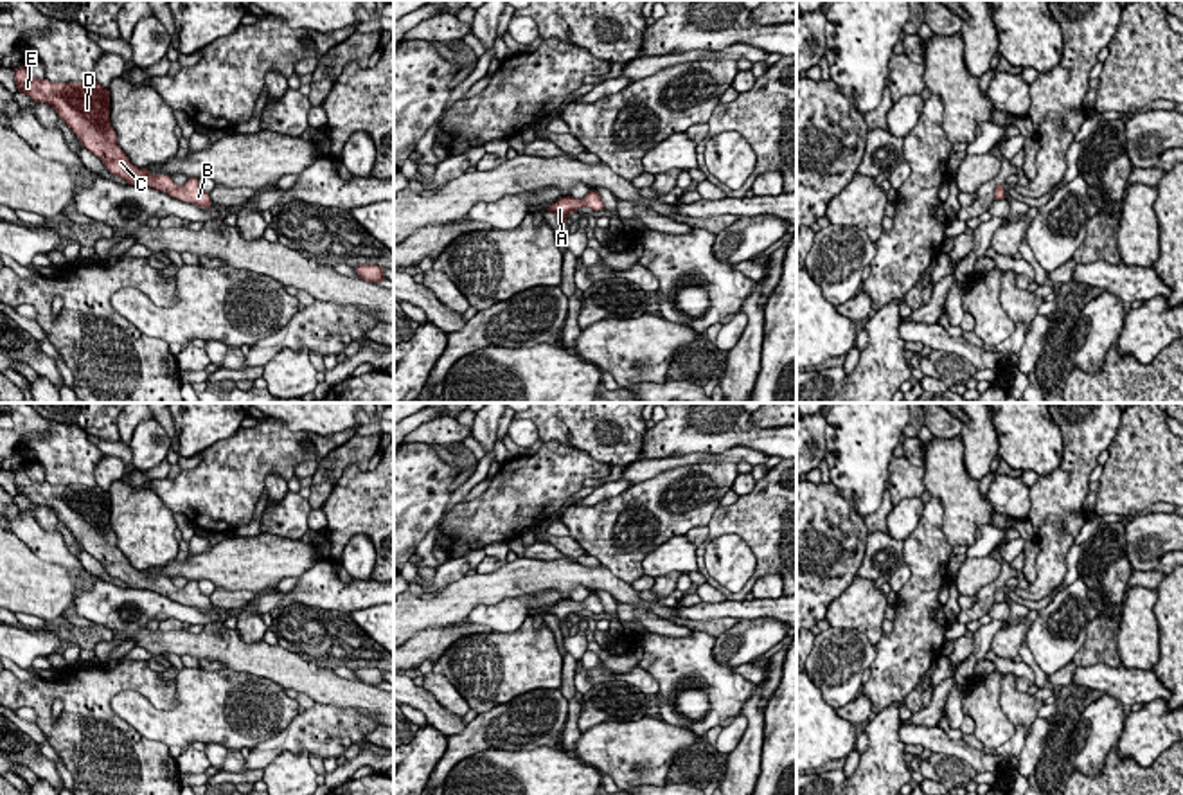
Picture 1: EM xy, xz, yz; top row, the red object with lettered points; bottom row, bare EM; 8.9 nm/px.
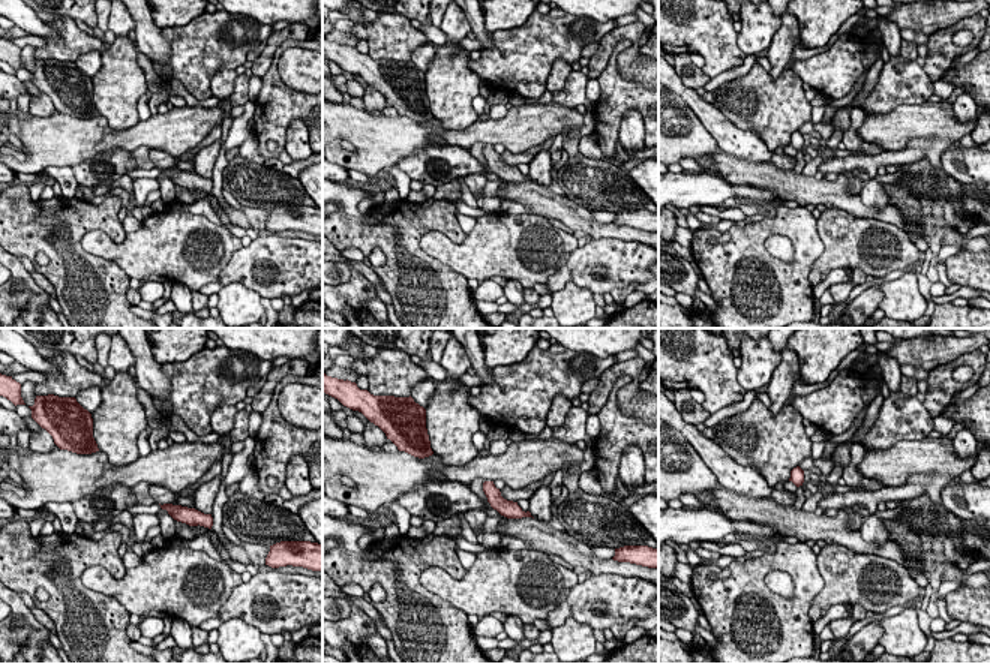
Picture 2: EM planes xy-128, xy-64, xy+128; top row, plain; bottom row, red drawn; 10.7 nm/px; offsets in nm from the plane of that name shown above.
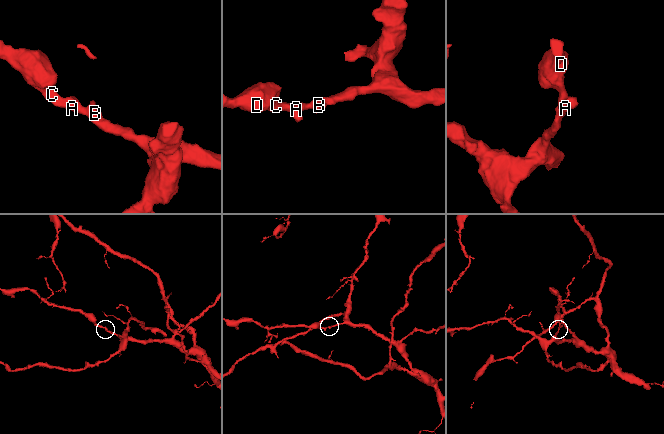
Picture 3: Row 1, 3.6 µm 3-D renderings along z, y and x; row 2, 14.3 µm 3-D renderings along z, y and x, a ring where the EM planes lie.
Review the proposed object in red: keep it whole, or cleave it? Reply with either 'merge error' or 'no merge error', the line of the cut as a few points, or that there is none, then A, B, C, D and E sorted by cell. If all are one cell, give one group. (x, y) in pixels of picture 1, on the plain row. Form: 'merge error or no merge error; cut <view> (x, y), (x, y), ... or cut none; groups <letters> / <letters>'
no merge error; cut none; groups A B C D E

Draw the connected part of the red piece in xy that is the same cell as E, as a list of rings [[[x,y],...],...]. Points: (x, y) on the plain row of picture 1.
[[[25,468],[14,471],[18,495],[36,505],[50,507],[58,520],[76,536],[83,549],[102,563],[111,577],[124,581],[129,588],[144,588],[162,594],[176,603],[210,612],[210,599],[198,588],[198,581],[189,581],[176,588],[167,577],[151,577],[129,565],[117,549],[117,536],[110,527],[110,493],[86,486],[50,486],[32,480]]]

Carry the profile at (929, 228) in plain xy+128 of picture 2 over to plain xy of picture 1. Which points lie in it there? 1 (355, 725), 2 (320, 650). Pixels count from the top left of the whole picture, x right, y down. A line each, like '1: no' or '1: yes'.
1: no
2: no

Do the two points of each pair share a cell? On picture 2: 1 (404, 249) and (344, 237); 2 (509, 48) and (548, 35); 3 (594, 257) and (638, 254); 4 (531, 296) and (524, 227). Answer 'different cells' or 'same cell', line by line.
1: same cell
2: same cell
3: same cell
4: different cells

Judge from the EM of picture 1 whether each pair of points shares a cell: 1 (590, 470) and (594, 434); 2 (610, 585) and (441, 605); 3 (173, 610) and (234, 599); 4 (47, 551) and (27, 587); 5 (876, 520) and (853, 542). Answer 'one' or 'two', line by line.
1: two
2: one
3: two
4: two
5: two

